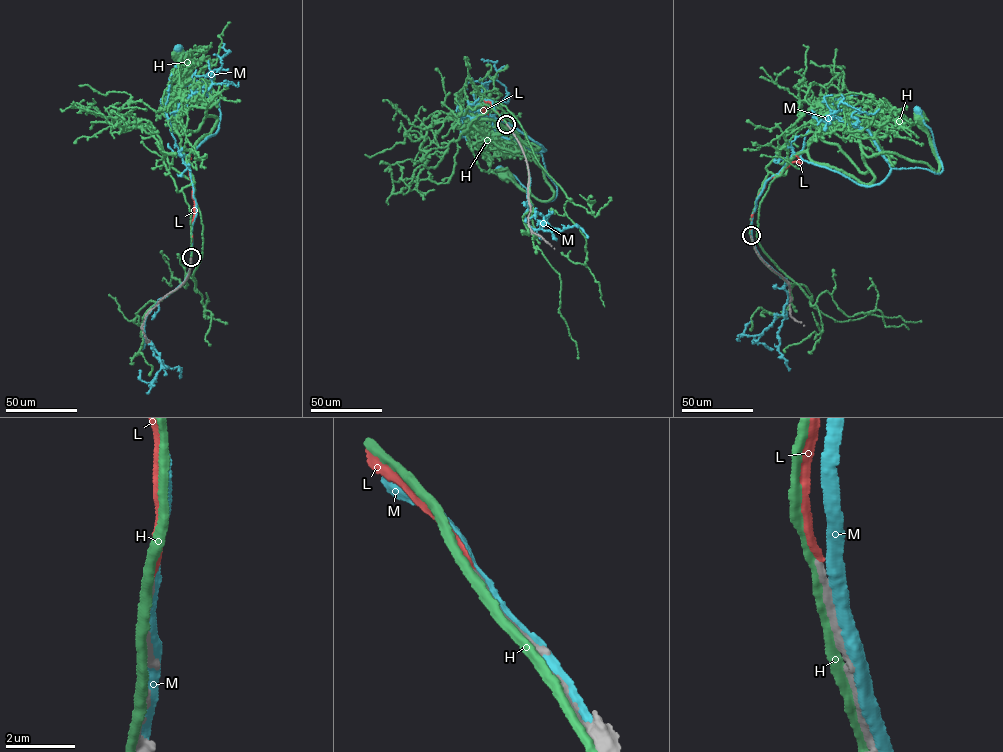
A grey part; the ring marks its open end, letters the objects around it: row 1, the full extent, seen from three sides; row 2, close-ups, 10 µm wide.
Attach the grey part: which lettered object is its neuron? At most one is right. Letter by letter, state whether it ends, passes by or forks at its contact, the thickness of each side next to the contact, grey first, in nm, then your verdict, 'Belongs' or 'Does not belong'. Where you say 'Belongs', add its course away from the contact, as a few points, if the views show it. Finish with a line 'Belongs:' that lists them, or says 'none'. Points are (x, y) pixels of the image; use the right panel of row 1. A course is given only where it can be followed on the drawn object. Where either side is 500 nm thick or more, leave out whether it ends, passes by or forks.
H: It passes by. Thickness 240 nm (grey) against 280 nm. Does not belong
L: It ends there. Thickness 180 nm (grey) against 220 nm. Belongs. Its course: (751, 235), (752, 215), (765, 182), (791, 162), (799, 161), (796, 155)
M: It passes by. Thickness 240 nm (grey) against 360 nm. Does not belong
Belongs: L

